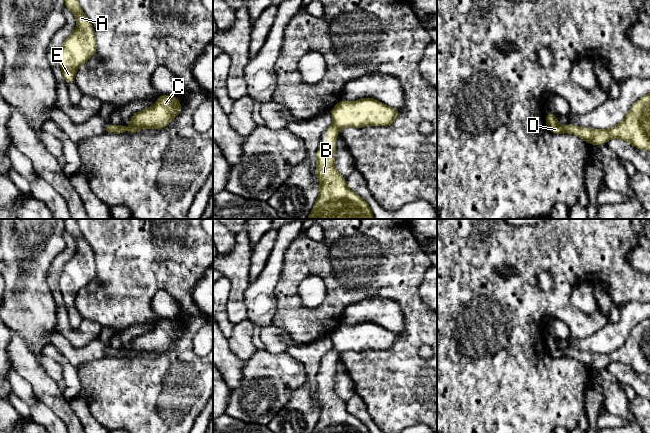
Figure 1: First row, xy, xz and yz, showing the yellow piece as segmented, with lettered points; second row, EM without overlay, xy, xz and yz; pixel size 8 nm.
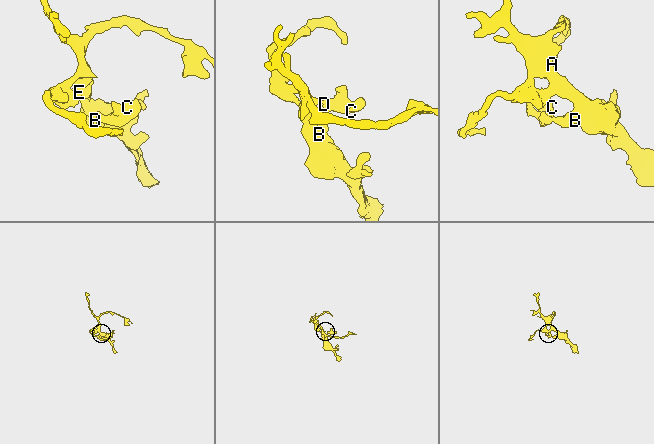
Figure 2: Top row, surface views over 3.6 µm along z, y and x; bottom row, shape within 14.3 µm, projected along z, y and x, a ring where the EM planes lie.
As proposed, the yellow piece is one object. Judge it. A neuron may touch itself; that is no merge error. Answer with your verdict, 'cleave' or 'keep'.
keep

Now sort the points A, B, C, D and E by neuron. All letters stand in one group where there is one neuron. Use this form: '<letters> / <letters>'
A B C D E

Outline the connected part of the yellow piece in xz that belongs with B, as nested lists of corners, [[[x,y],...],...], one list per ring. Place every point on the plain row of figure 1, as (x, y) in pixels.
[[[369,321],[353,326],[341,323],[330,338],[333,348],[327,352],[327,371],[316,375],[320,417],[313,433],[371,433],[359,418],[347,411],[346,402],[335,393],[336,363],[341,352],[391,349],[399,334]]]

